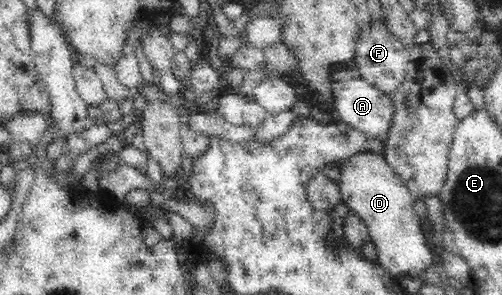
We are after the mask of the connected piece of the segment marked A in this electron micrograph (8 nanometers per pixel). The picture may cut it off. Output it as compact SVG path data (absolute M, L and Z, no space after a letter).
M352 68L350 73L348 71L338 71L335 79L335 84L332 85L332 92L334 92L333 105L342 122L351 125L361 135L370 140L380 140L380 143L386 143L395 119L395 105L391 96L382 95L376 87L369 85L359 75L356 68Z

